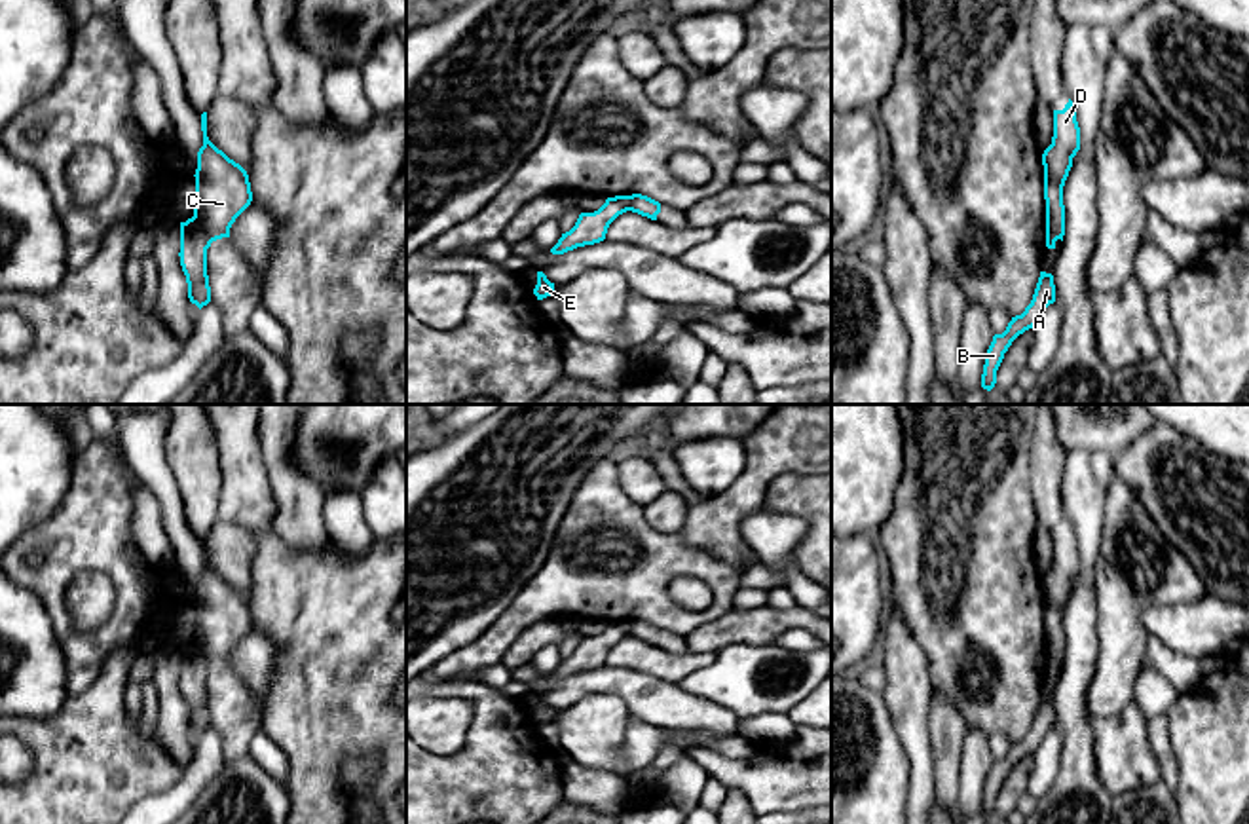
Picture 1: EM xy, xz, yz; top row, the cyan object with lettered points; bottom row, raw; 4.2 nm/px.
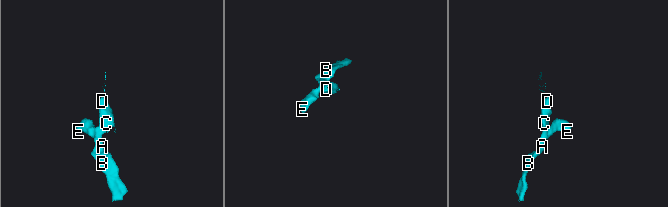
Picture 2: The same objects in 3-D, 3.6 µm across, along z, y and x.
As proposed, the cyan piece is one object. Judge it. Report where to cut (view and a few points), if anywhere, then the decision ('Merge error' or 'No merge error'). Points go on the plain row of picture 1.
Split along xy (192, 642), (202, 654), (207, 673). Merge error

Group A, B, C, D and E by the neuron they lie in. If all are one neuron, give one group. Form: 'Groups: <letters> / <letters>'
Groups: A B E / C D

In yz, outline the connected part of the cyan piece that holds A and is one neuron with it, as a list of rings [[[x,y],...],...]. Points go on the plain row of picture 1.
[[[1040,697],[1031,729],[1025,733],[1021,740],[1012,742],[1012,746],[1008,748],[1002,759],[993,761],[993,767],[985,780],[985,790],[981,799],[983,815],[991,816],[995,813],[997,796],[1004,784],[1004,778],[1012,771],[1012,767],[1025,756],[1033,754],[1042,742],[1044,735],[1053,727],[1055,727],[1053,701]]]

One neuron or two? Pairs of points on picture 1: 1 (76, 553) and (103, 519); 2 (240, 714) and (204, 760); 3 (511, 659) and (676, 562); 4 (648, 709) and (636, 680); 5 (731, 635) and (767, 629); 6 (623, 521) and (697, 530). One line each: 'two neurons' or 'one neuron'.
1: one neuron
2: two neurons
3: two neurons
4: one neuron
5: one neuron
6: two neurons

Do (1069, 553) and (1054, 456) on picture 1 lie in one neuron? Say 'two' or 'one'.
one

